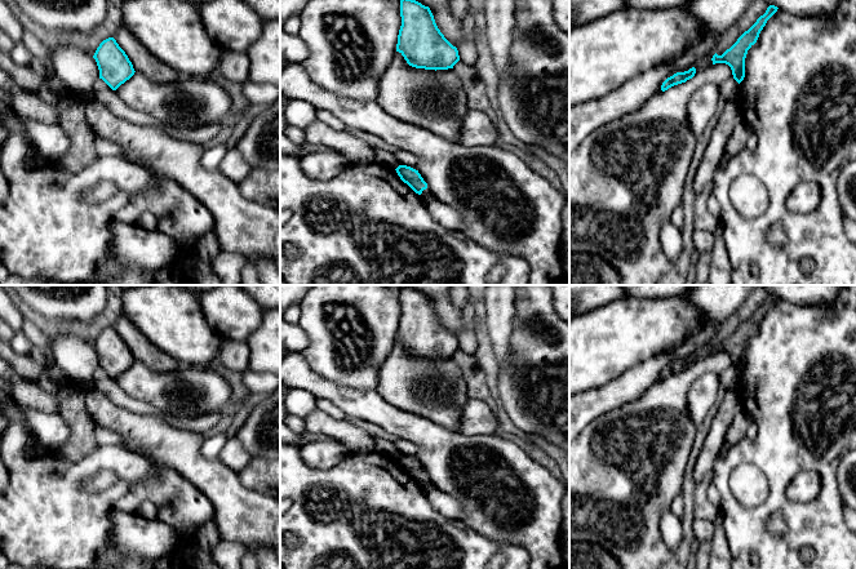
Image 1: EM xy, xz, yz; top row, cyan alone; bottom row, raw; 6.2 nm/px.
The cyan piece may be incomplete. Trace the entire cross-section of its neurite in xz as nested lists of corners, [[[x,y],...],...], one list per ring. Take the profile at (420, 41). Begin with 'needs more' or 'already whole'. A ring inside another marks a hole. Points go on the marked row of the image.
already whole; [[[400,0],[402,26],[396,52],[416,68],[448,70],[460,61],[458,50],[438,28],[429,6]]]

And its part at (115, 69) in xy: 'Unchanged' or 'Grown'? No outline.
Unchanged

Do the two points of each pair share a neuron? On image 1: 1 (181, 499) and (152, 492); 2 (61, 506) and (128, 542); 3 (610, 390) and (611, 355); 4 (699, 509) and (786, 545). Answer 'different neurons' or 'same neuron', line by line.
1: same neuron
2: different neurons
3: different neurons
4: different neurons

